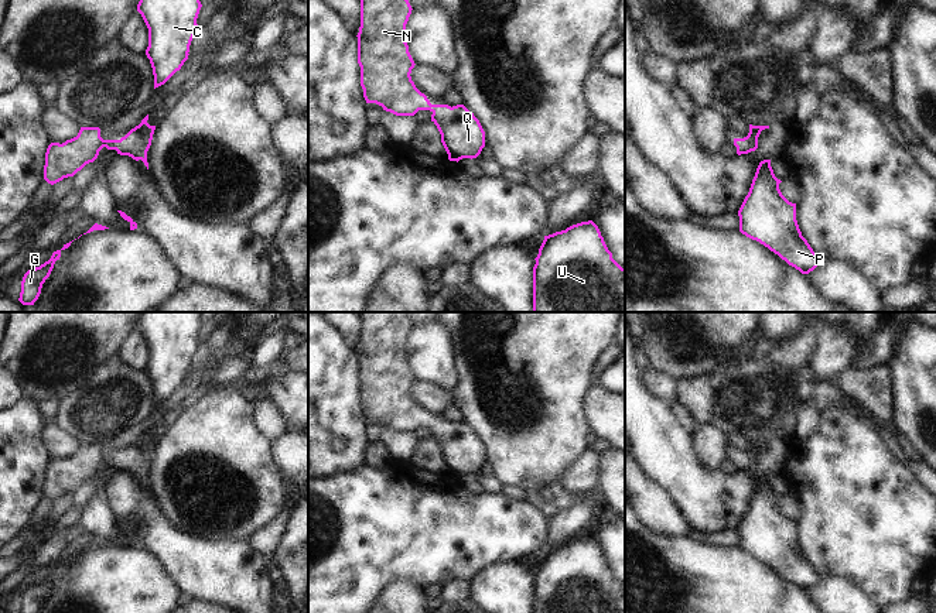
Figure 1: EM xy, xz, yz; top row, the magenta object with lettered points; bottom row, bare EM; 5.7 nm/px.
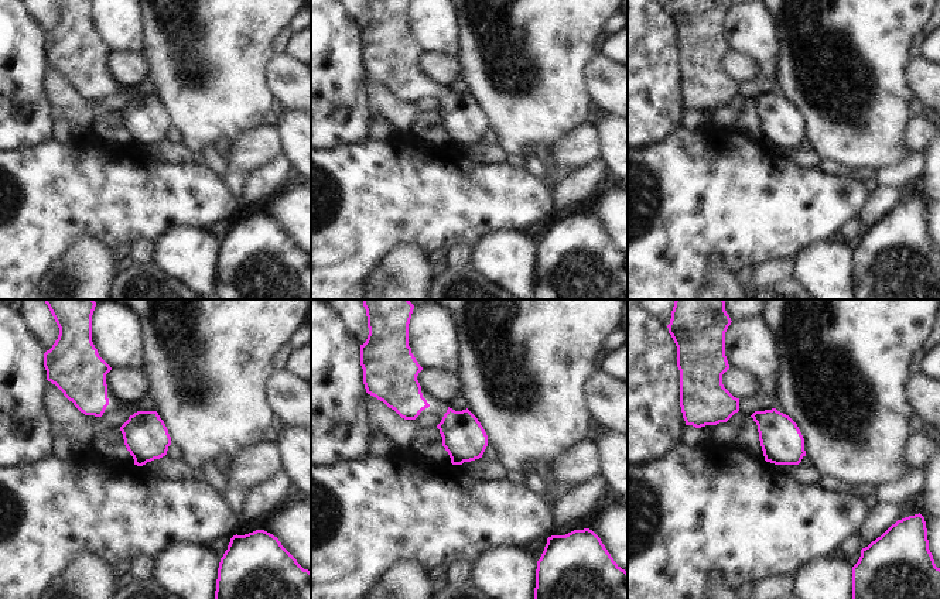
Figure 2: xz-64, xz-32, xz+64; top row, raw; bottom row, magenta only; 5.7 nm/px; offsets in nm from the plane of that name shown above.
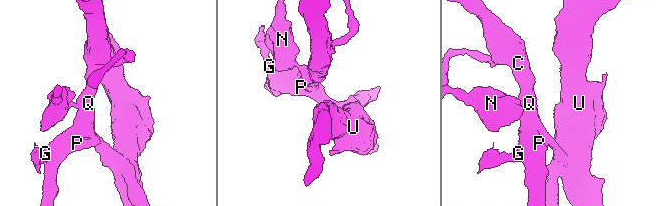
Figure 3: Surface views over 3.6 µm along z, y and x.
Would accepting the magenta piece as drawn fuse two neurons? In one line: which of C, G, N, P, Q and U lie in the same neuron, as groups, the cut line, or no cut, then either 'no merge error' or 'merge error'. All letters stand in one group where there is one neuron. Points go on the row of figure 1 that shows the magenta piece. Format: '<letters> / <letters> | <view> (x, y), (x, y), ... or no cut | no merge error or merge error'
C G N P Q U | no cut | no merge error

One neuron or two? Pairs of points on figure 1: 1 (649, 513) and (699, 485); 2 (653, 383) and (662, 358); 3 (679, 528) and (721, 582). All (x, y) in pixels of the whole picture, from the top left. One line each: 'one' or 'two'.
1: two
2: two
3: two

